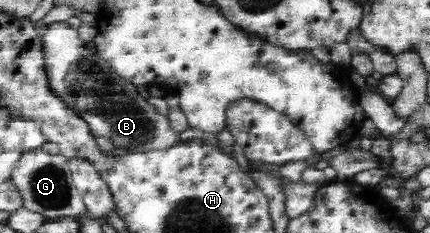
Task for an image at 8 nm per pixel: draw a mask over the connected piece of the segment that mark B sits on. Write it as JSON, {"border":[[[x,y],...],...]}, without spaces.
{"border":[[[56,21],[46,26],[40,34],[44,43],[44,59],[46,78],[54,97],[58,98],[68,112],[72,112],[76,118],[86,123],[91,136],[106,137],[112,143],[111,151],[118,151],[122,156],[130,153],[148,153],[148,151],[166,151],[172,149],[174,145],[180,143],[180,133],[176,133],[170,125],[170,120],[164,115],[156,112],[154,105],[150,105],[146,99],[146,94],[141,94],[135,85],[122,80],[112,69],[104,66],[104,61],[99,61],[94,56],[94,51],[90,44],[85,44],[78,31],[73,29],[67,22]]]}

